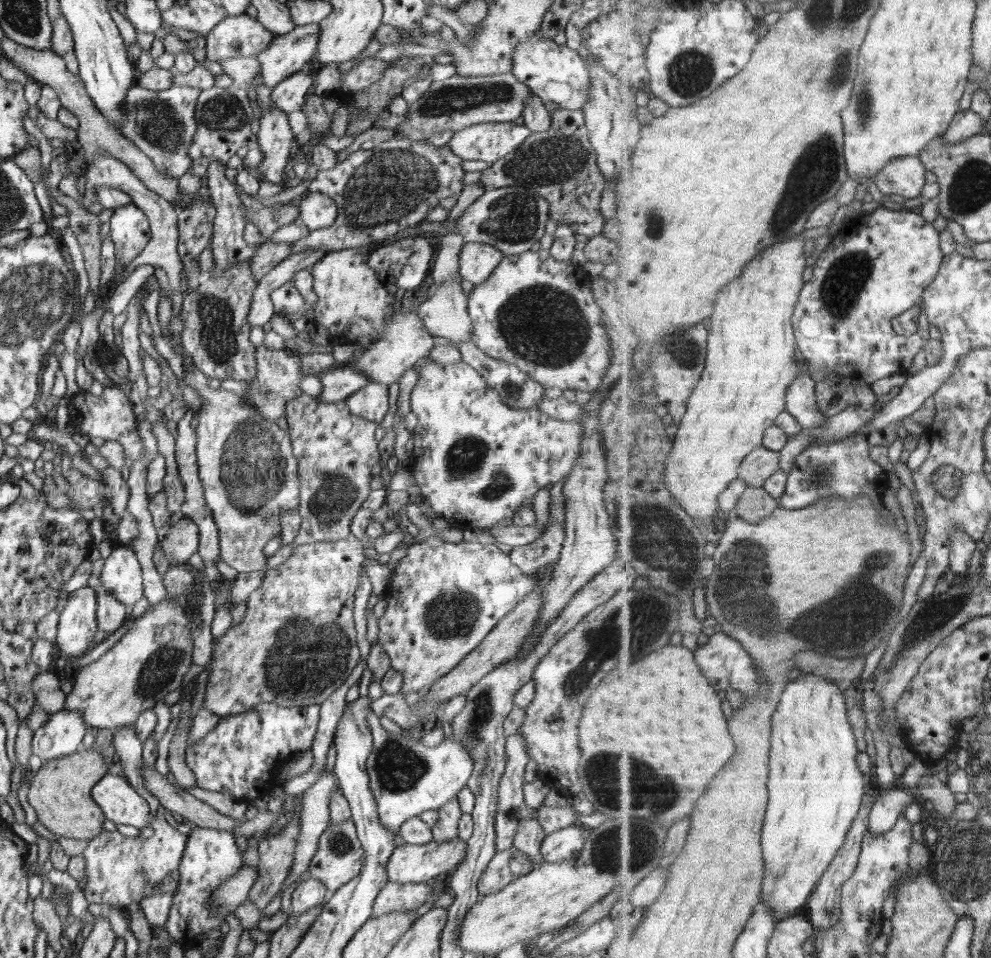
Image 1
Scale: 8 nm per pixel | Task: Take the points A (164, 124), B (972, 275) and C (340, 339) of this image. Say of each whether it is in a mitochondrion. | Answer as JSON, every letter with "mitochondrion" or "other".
{"A":"mitochondrion","B":"other","C":"other"}

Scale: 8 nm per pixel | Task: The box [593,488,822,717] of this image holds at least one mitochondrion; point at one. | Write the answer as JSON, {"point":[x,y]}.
{"point":[670,550]}

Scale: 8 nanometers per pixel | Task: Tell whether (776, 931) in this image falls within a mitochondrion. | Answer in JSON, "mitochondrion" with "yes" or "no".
{"mitochondrion":"no"}

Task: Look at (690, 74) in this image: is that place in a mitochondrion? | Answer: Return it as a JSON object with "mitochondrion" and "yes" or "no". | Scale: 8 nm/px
{"mitochondrion":"yes"}

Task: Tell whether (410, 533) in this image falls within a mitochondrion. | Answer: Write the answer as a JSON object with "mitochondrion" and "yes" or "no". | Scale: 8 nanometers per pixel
{"mitochondrion":"no"}

